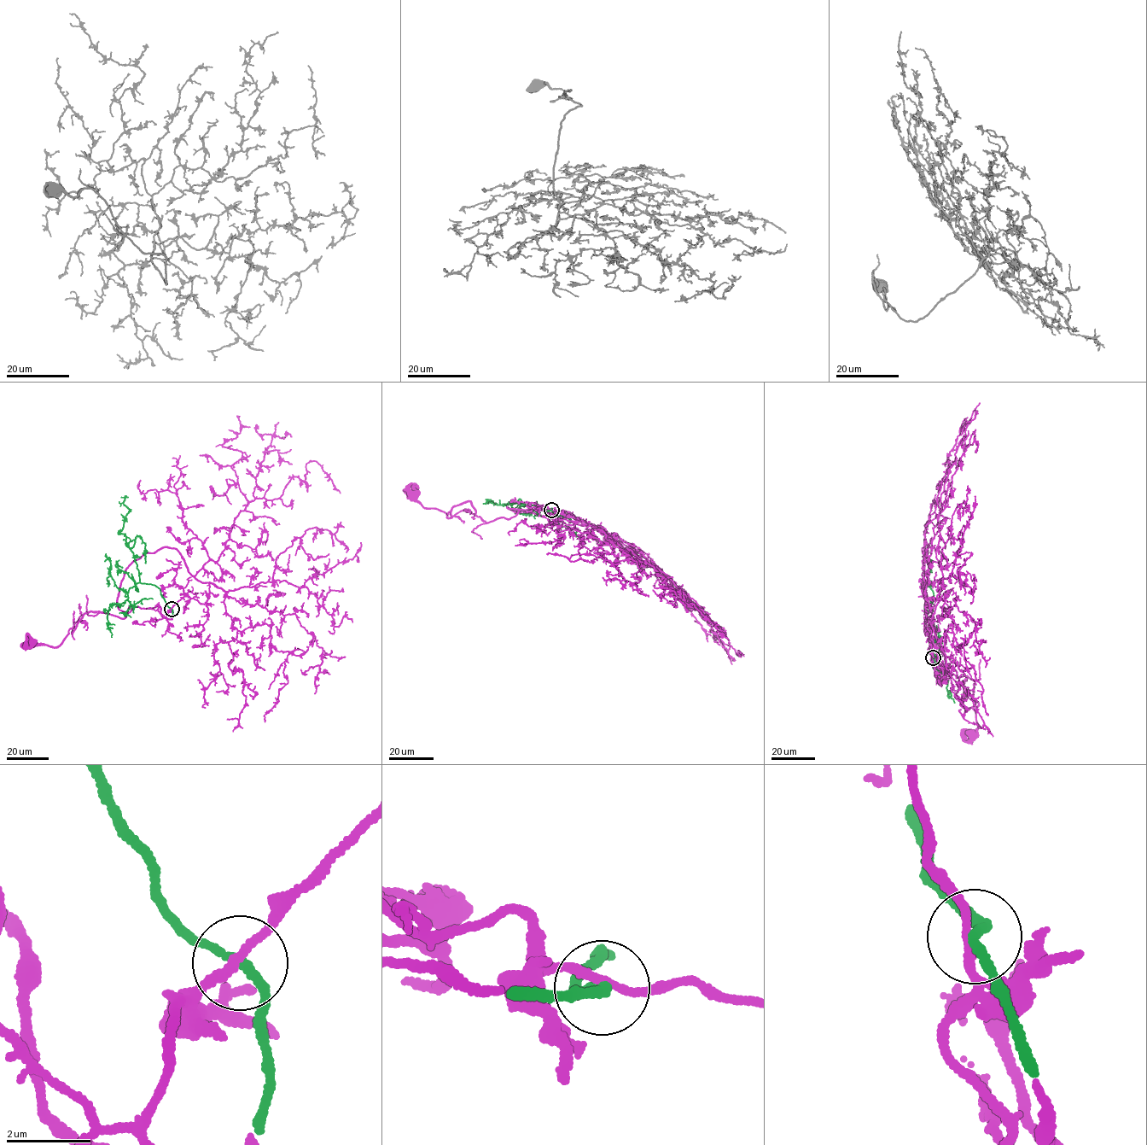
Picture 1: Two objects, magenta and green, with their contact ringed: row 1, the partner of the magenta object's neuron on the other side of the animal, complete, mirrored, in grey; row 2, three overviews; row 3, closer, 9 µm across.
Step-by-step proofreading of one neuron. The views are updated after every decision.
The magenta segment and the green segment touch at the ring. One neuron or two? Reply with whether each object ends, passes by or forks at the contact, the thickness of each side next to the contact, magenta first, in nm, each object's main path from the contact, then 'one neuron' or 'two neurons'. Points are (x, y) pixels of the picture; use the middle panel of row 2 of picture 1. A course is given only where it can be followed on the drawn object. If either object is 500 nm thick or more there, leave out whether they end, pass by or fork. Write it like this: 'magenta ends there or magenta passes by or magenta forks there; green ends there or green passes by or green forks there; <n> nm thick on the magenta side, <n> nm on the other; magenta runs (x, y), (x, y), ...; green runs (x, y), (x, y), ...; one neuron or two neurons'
magenta passes by; green passes by; 200 nm thick on the magenta side, 200 nm on the other; magenta runs (551, 510), (596, 527), (507, 507), (519, 510), (486, 522), (470, 501), (448, 517), (413, 493); green runs (551, 510), (553, 514), (543, 508), (555, 512), (558, 525), (576, 528), (575, 534), (582, 537); one neuron

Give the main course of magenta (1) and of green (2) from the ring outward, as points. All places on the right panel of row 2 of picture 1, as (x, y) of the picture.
1: (933, 657), (923, 597), (945, 673), (949, 665), (967, 676), (955, 695), (978, 703), (981, 727), (970, 733)
2: (933, 657), (929, 651), (933, 640), (931, 644), (925, 625), (933, 595), (928, 575), (931, 570), (931, 560)

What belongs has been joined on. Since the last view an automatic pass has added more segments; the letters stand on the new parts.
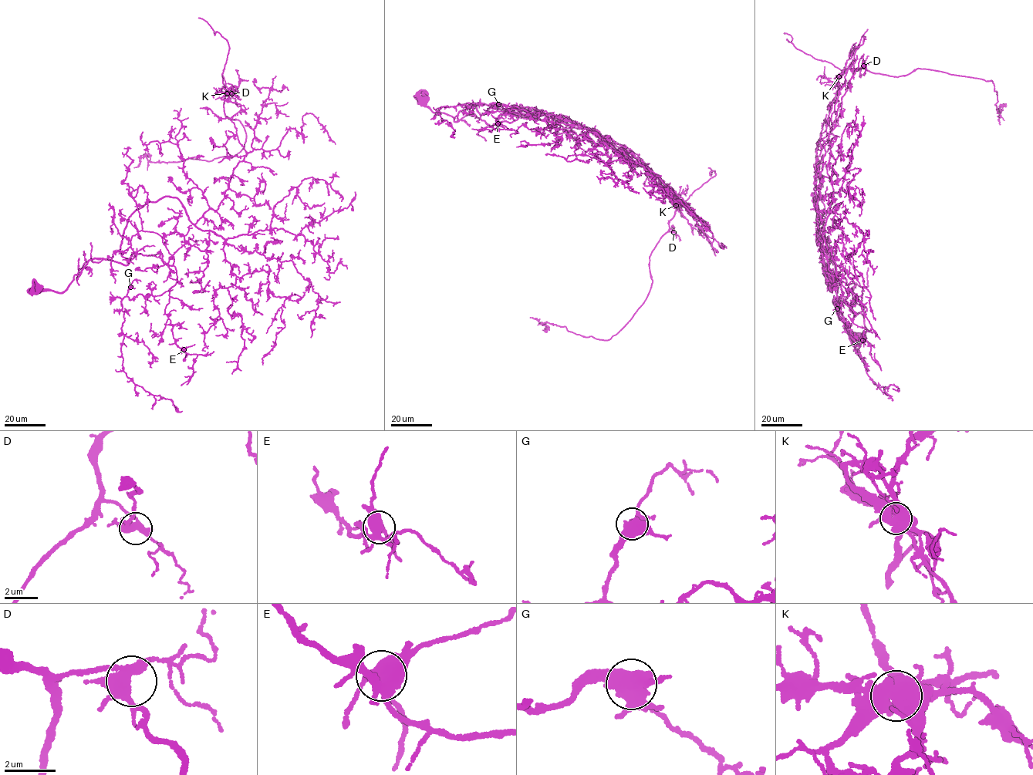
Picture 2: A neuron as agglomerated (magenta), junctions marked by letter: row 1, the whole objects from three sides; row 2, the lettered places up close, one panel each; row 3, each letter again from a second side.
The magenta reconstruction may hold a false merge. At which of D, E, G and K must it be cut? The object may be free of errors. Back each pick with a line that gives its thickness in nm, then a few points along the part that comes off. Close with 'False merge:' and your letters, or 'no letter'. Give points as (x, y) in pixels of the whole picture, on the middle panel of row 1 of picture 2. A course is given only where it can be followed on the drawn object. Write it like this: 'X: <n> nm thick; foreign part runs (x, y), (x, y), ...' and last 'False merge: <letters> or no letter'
K: 650 nm thick; foreign part runs (676, 205), (669, 231), (649, 257), (652, 282), (646, 298), (611, 338), (586, 337), (530, 317)
False merge: K

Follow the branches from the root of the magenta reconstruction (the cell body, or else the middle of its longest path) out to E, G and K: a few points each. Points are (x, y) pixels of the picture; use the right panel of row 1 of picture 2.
E: (859, 336), (868, 331), (865, 307), (857, 313), (845, 301), (855, 284), (826, 267), (834, 305), (862, 340)
G: (859, 336), (868, 331), (865, 307), (857, 313), (845, 301), (855, 284), (826, 267), (837, 308)
K: (859, 336), (866, 308), (845, 304), (855, 283), (826, 274), (817, 224), (838, 77)

